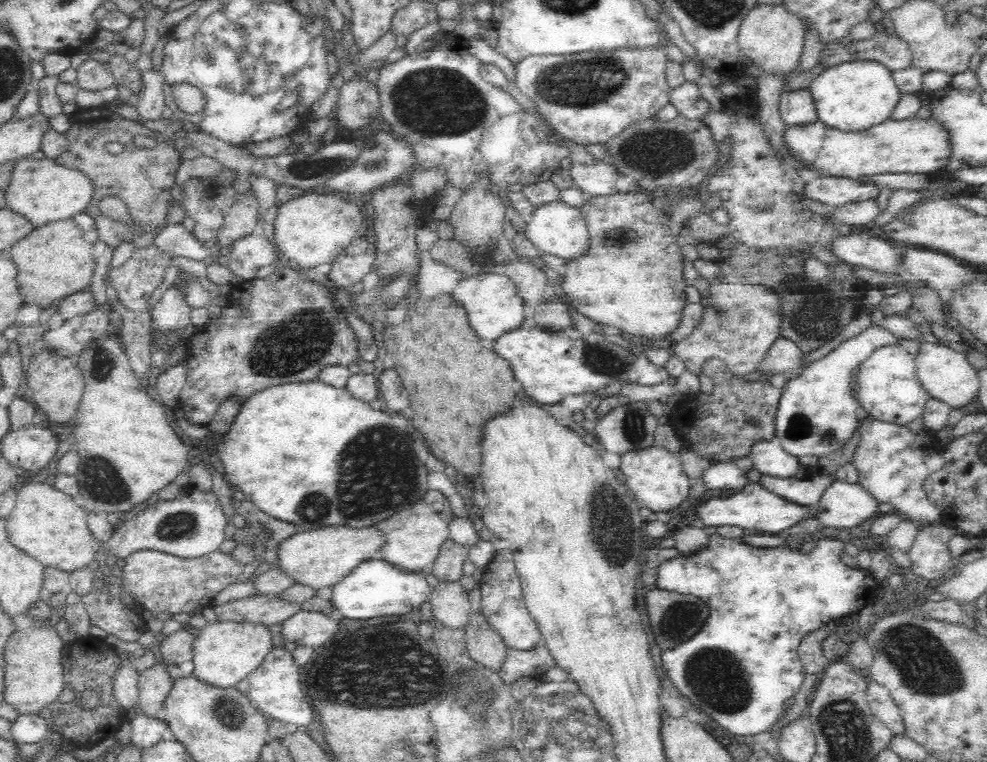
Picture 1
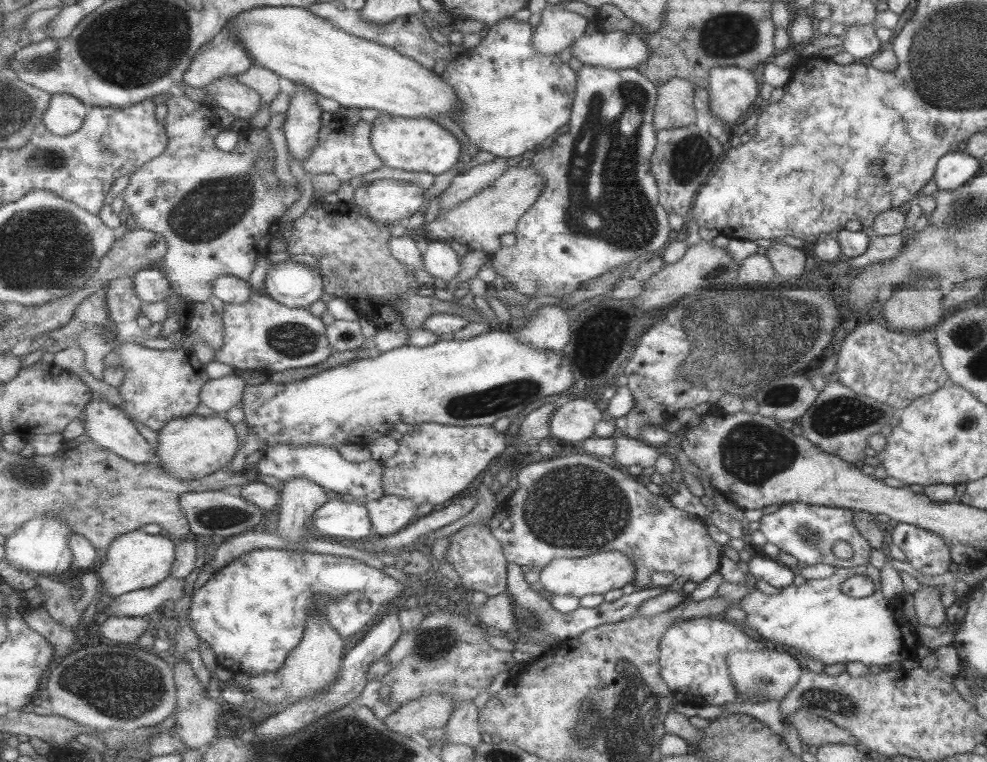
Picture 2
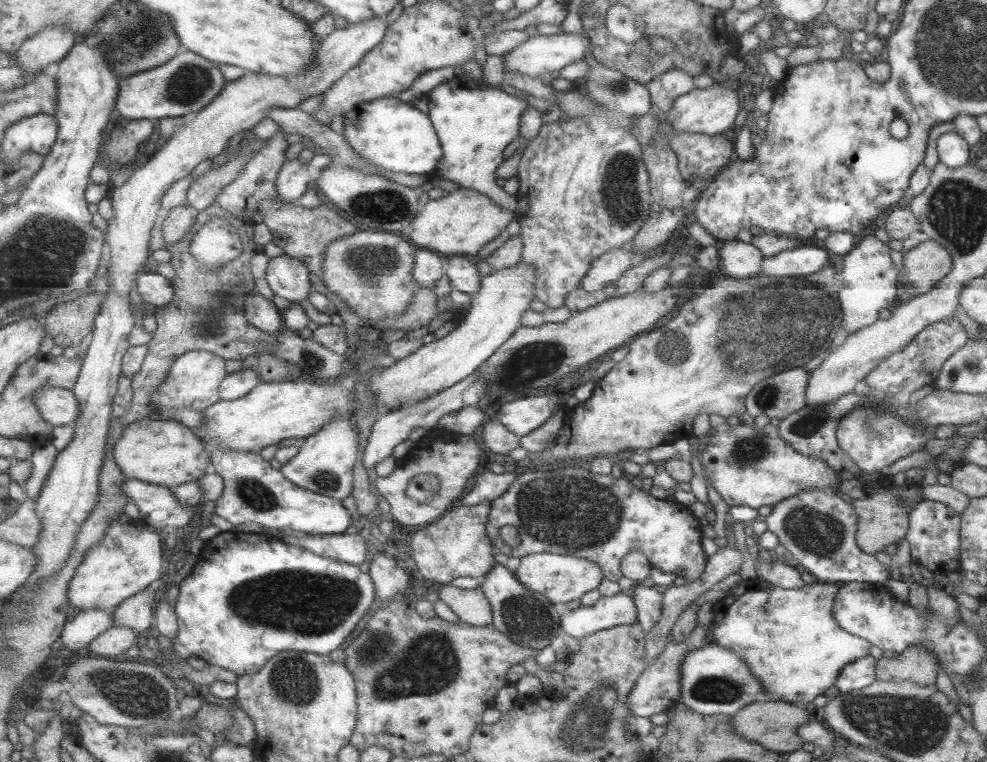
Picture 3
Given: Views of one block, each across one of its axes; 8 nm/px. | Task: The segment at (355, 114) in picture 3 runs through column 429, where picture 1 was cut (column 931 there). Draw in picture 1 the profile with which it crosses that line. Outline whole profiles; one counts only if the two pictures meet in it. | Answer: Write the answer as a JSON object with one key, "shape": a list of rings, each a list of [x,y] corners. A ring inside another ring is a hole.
{"shape":[[[912,116],[903,120],[888,118],[866,130],[842,131],[818,122],[810,127],[789,128],[786,139],[802,155],[810,168],[820,174],[837,177],[859,177],[883,172],[926,174],[931,176],[950,166],[954,154],[954,135],[938,116]]]}

